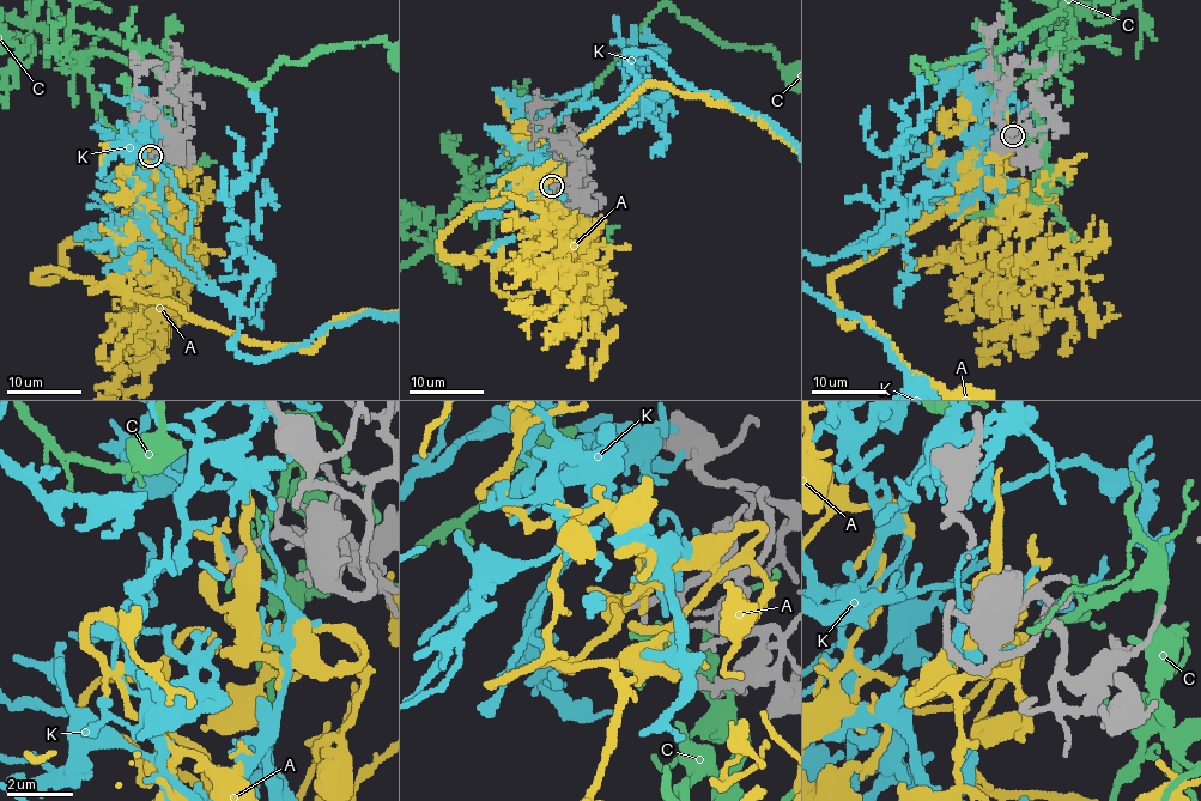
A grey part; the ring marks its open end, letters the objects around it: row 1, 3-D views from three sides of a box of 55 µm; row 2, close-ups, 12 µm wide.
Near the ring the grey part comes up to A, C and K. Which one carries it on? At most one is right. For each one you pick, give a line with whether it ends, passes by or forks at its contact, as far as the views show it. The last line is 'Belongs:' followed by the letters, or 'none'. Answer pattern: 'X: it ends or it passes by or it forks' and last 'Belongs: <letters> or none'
A: it forks
Belongs: A

